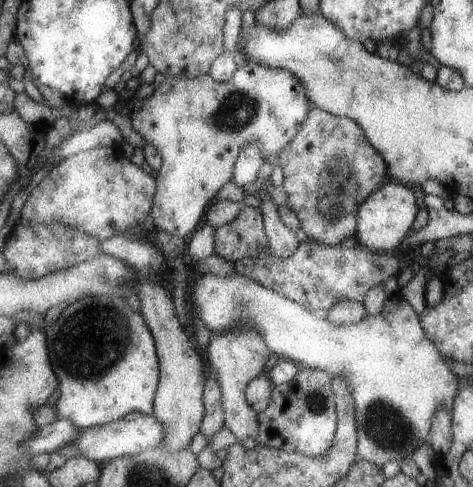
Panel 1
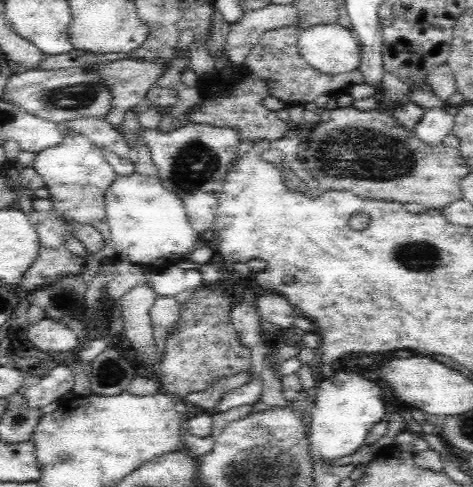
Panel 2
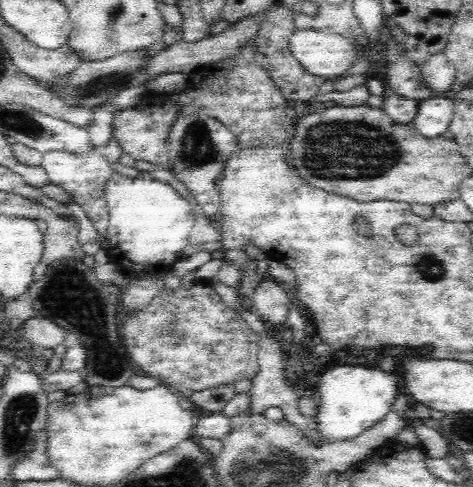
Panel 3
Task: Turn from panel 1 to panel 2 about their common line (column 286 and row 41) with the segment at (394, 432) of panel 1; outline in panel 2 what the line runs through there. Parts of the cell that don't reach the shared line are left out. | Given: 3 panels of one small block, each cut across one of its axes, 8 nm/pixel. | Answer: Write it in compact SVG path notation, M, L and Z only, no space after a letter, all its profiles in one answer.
M340 24L312 26L308 30L300 28L298 52L302 54L302 60L306 60L310 68L314 68L316 72L322 72L324 76L340 76L344 72L354 72L360 68L360 62L362 62L362 46L356 34Z

